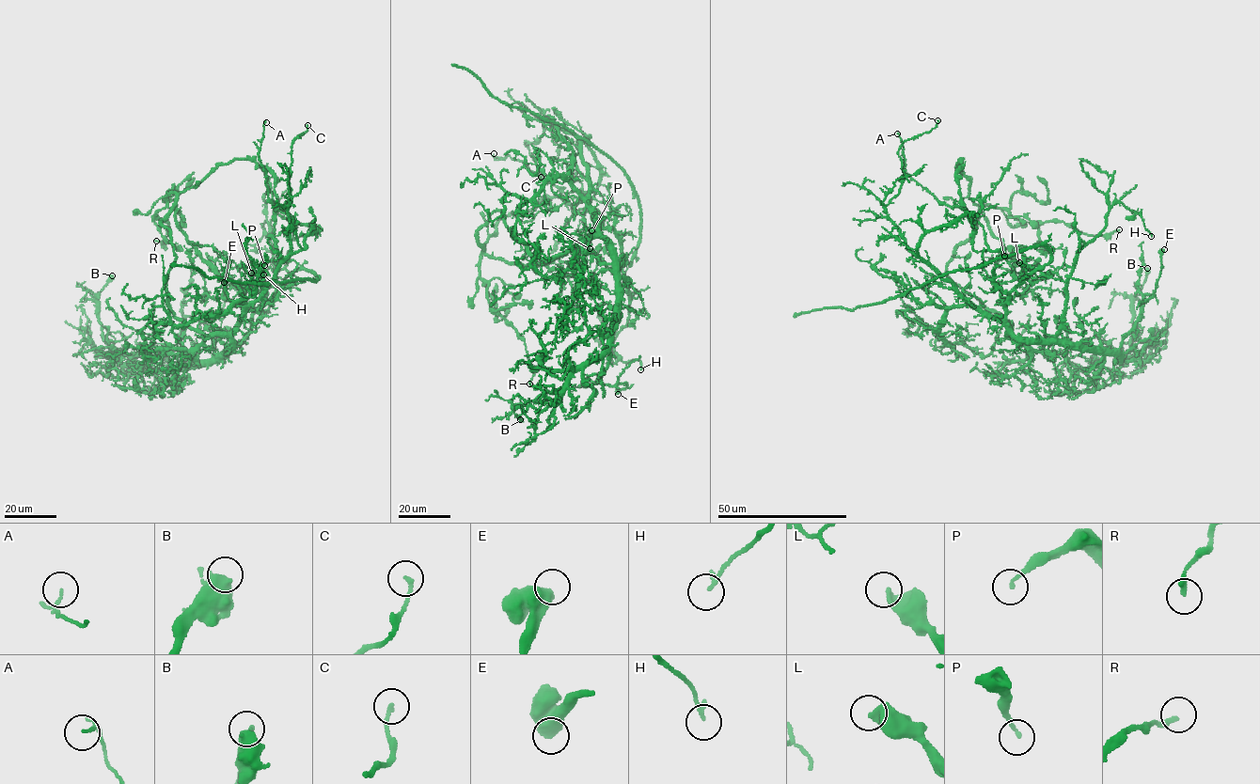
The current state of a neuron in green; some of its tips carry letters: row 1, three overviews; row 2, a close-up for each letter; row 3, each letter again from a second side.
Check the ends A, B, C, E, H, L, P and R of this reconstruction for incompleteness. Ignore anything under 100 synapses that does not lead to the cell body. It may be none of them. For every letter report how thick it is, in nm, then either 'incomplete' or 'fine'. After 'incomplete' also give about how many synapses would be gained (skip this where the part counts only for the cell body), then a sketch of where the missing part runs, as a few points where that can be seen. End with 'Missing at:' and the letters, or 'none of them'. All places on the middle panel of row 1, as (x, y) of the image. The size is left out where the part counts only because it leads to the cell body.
A: 80 nm thick; fine
B: 650 nm thick; fine
C: 150 nm thick; fine
E: 650 nm thick; fine
H: 150 nm thick; fine
L: 480 nm thick; fine
P: 160 nm thick; fine
R: 240 nm thick; fine
Missing at: none of them

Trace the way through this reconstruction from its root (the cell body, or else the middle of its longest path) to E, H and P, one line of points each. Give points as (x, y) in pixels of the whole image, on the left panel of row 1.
E: (218, 335), (229, 338), (228, 349), (183, 365), (182, 320), (205, 321), (217, 315), (224, 303), (224, 282)
H: (218, 335), (229, 338), (227, 351), (235, 346), (274, 280), (264, 234), (255, 247), (273, 258), (263, 274)
P: (218, 335), (168, 302), (176, 258), (160, 225), (178, 195), (234, 160), (269, 171), (281, 261), (264, 265)

